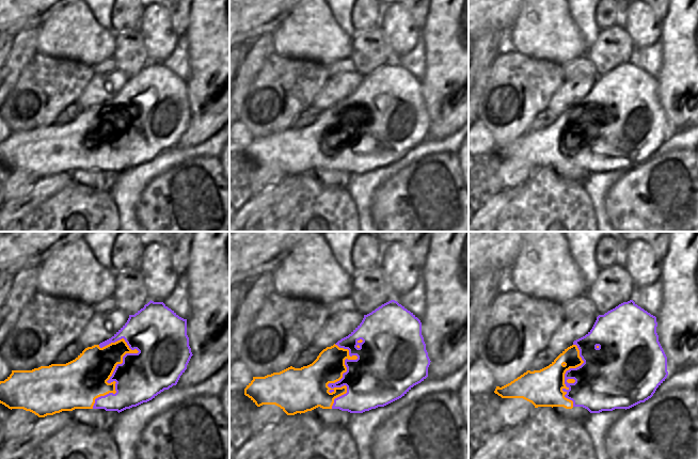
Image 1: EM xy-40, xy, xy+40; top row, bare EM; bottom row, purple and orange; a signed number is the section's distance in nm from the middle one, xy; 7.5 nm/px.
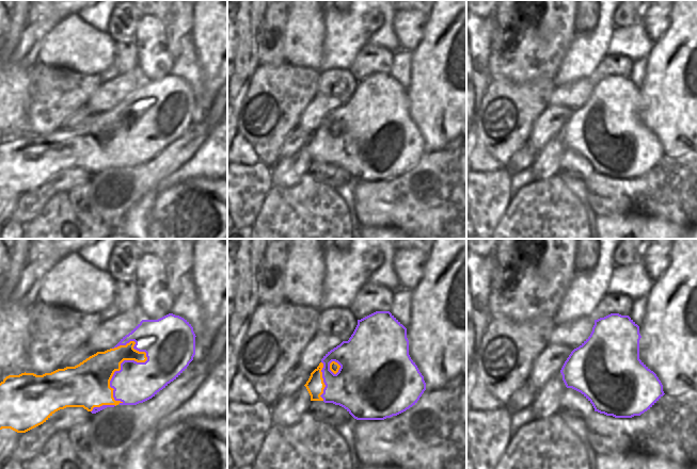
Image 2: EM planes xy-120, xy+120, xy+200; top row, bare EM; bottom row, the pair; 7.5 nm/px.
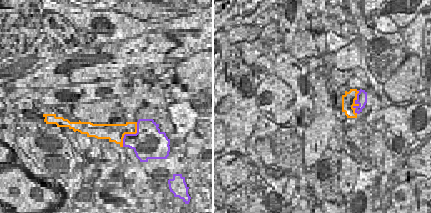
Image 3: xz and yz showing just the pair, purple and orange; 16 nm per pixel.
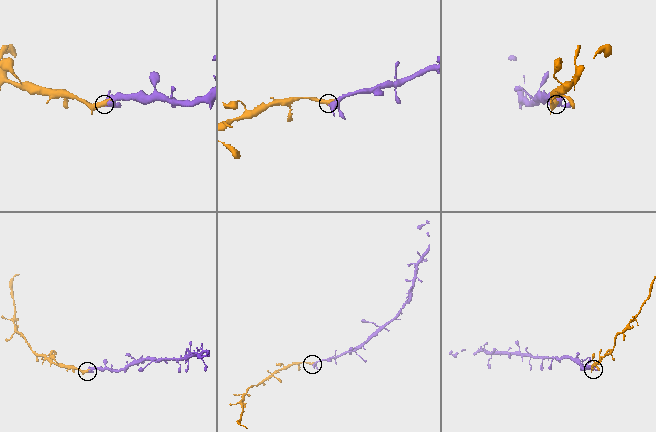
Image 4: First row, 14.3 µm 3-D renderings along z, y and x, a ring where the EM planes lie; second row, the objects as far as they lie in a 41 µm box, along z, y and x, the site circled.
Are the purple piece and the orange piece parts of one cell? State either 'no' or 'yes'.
yes

